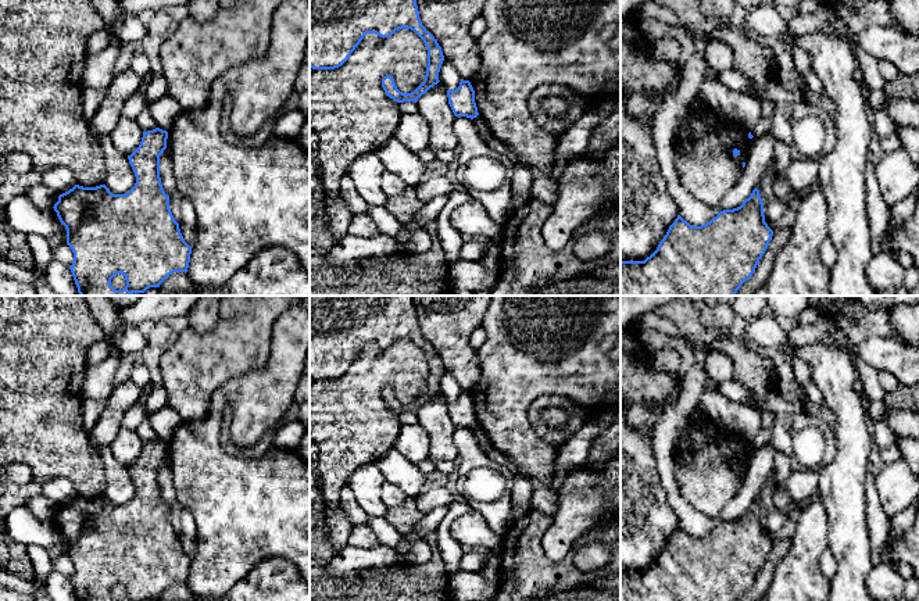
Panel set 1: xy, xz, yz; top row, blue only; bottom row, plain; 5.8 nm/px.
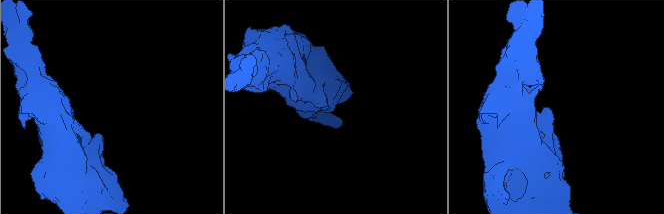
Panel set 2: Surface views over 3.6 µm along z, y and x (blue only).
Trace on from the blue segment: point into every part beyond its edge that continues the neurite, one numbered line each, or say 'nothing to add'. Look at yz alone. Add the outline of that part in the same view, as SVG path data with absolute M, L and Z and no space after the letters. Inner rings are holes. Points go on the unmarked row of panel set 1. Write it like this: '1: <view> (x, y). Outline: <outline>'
nothing to add

